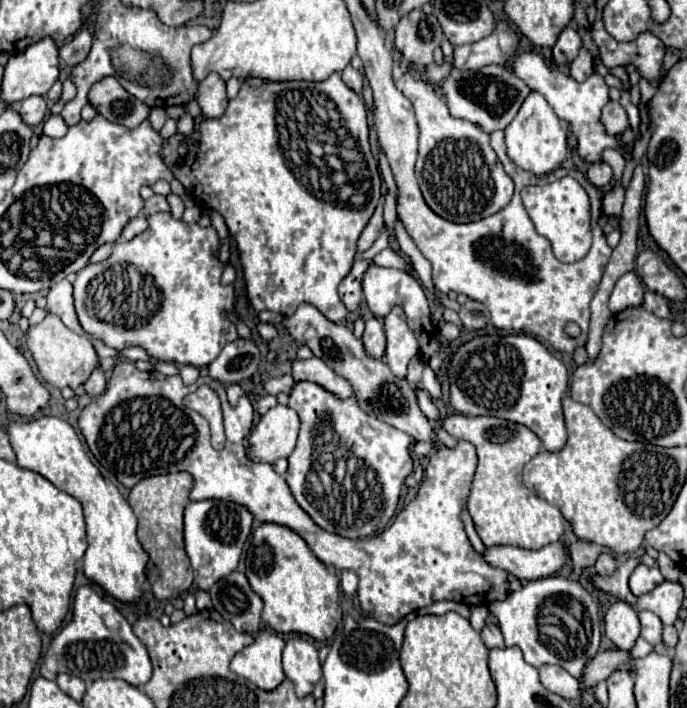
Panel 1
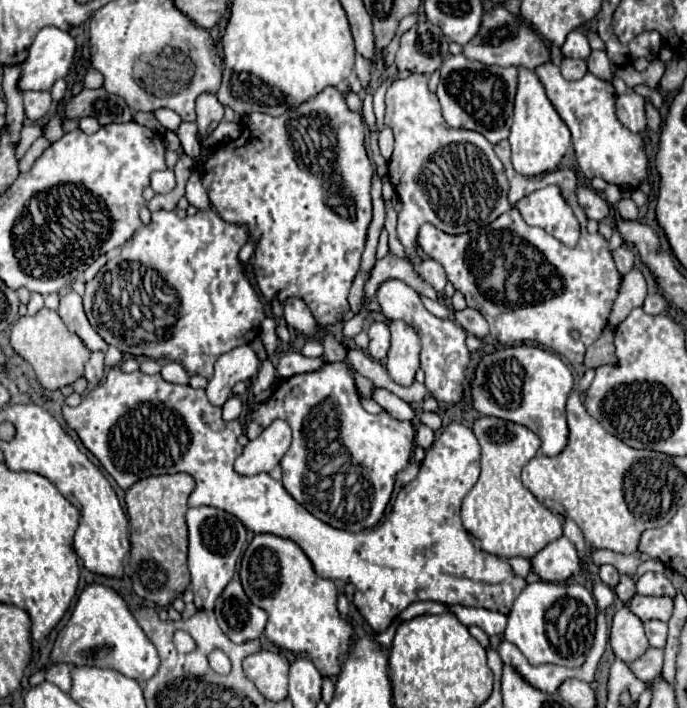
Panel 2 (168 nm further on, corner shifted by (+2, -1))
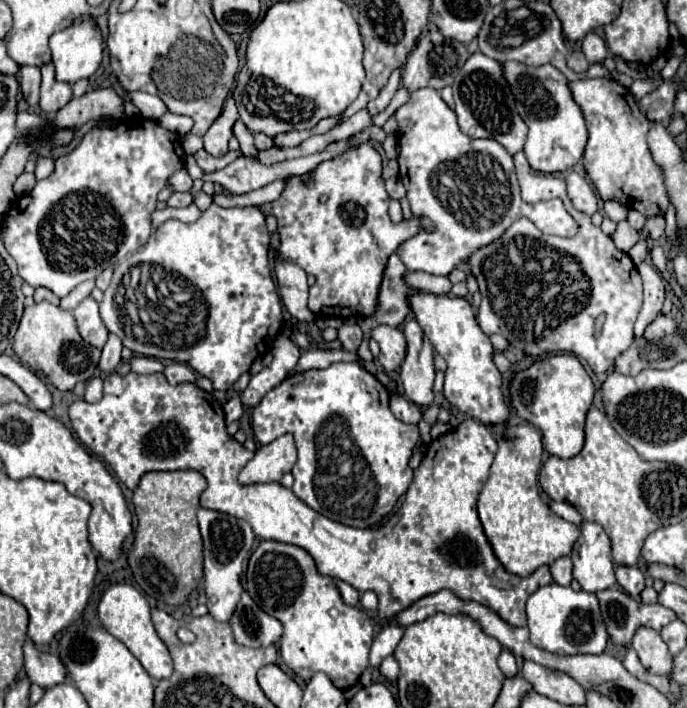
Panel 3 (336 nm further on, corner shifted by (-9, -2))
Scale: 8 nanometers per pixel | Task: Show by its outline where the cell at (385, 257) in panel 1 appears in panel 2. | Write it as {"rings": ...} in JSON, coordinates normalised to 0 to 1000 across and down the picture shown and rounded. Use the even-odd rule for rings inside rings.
{"rings":[[[613,415],[613,424],[616,424],[619,435],[622,435],[627,444],[633,444],[633,446],[639,446],[639,449],[651,449],[654,438],[651,438],[645,429],[639,429],[639,427],[627,424],[627,421],[622,421],[622,418],[616,418],[616,415]]]}

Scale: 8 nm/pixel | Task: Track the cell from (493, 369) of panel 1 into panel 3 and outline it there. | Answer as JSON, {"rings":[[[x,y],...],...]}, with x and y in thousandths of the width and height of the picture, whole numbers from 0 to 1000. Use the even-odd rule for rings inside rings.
{"rings":[[[803,501],[780,510],[771,521],[754,524],[742,541],[745,578],[754,589],[789,609],[792,634],[815,648],[841,643],[850,631],[850,595],[862,575],[865,541],[838,501]]]}

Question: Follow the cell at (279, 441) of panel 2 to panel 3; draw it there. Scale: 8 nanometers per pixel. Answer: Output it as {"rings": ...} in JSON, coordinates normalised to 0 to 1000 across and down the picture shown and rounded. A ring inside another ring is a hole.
{"rings":[[[422,612],[405,617],[393,629],[381,629],[370,648],[358,654],[358,660],[346,671],[349,685],[370,682],[396,682],[408,679],[413,668],[419,668],[431,654],[431,629]]]}

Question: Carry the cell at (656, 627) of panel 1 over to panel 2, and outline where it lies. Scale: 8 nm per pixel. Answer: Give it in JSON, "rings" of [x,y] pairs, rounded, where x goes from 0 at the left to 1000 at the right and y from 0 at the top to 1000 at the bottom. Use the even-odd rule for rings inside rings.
{"rings":[[[942,876],[939,879],[939,895],[945,904],[945,912],[965,915],[971,904],[971,881],[962,876]]]}

